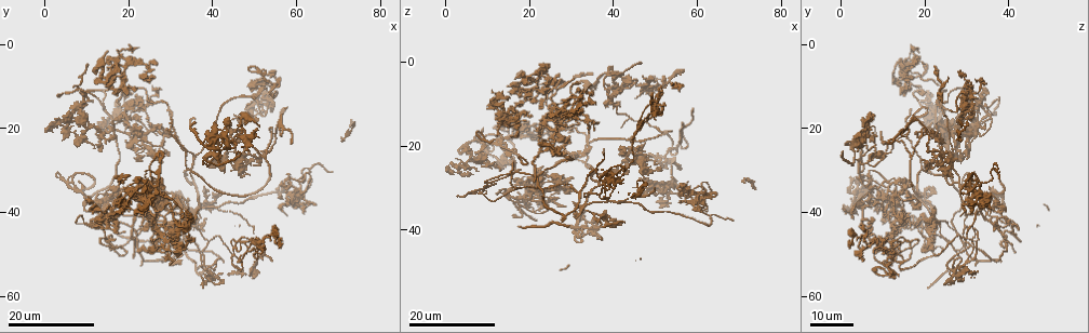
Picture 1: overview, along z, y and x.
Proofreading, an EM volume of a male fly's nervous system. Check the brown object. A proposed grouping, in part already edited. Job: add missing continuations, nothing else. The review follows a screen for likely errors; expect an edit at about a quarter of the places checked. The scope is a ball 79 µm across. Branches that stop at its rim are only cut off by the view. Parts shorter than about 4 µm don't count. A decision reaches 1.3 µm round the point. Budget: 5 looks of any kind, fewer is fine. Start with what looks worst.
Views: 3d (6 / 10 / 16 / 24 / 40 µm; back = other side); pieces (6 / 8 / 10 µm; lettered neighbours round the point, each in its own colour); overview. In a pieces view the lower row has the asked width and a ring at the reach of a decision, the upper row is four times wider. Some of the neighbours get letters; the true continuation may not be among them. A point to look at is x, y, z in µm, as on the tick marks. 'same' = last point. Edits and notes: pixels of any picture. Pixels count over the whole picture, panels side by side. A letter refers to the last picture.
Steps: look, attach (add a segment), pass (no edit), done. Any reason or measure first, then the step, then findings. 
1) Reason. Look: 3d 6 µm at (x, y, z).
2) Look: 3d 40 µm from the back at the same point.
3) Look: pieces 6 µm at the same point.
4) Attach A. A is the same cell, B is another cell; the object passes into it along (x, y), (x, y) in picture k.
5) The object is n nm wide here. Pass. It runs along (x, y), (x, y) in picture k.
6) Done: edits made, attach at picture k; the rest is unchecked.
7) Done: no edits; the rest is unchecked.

Look: 3d 24 µm at (3.5, 12.0, 21.0).

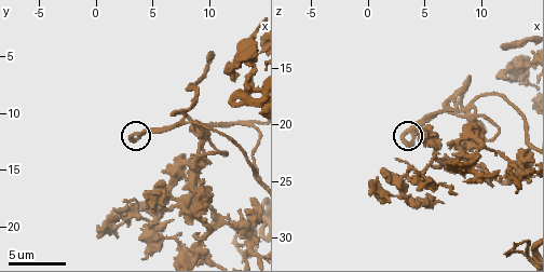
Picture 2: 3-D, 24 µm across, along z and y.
Look: pieces 6 µm at (3.4, 12.4, 21.6).

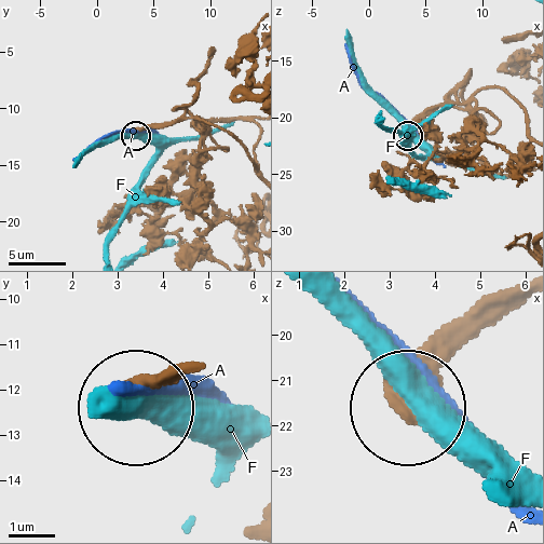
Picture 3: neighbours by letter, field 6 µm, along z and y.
The object is 320 nm wide here. Pass. A and F are other cells; none of them fits.

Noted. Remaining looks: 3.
Thin end. Look: 3d 16 µm at (50.0, 44.5, 30.0).

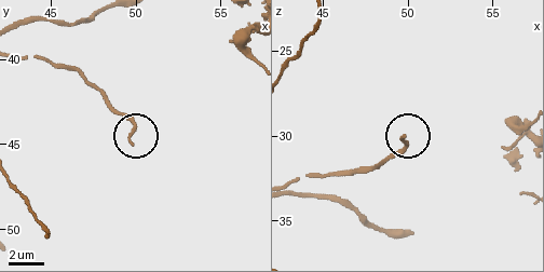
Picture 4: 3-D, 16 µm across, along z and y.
See the neighbours. Look: pieces 8 µm at (49.8, 44.9, 30.0).

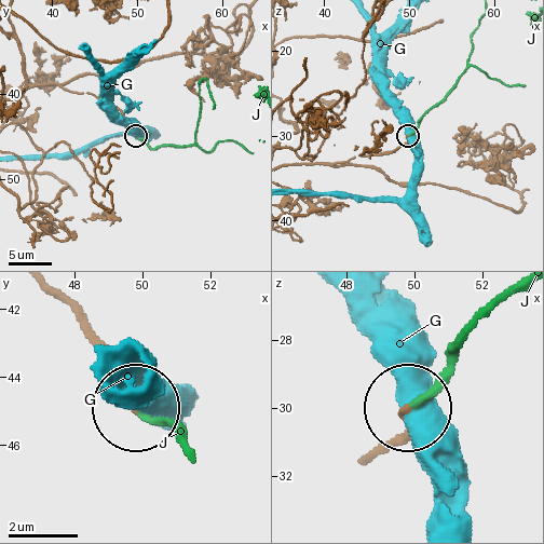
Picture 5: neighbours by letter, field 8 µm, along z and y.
Attach J. J is the same cell, G is another cell; the object passes into it along (377, 458), (440, 371), (456, 336), (516, 293) in picture 5; it goes on there.

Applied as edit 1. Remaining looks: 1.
Done: edits made, attach at picture 5; the rest is unchecked.

